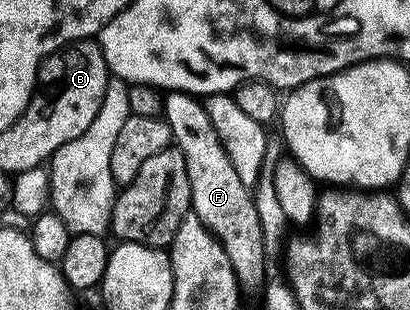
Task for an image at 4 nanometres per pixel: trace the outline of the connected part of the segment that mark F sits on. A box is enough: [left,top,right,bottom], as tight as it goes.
[163,91,266,291]

